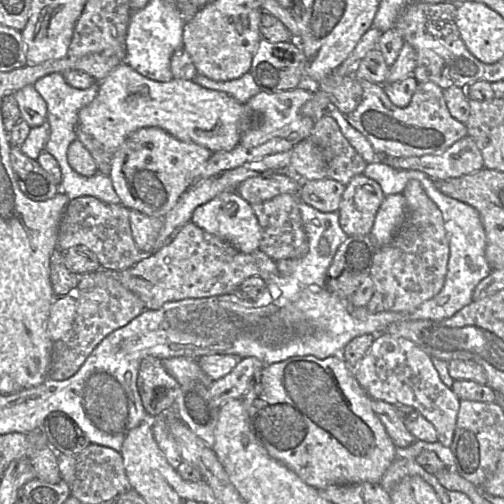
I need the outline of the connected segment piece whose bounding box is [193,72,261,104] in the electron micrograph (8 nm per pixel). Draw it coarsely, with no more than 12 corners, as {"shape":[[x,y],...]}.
{"shape":[[250,72],[228,81],[197,74],[193,81],[241,104],[261,91]]}

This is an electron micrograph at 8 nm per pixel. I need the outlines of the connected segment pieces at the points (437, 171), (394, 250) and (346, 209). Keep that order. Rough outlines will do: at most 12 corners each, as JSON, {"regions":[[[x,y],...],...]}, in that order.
{"regions":[[[468,136],[439,155],[379,159],[433,180],[483,169]],[[420,182],[405,222],[375,250],[385,311],[409,313],[441,291],[449,243]],[[363,174],[345,186],[338,215],[347,236],[369,235],[384,199]]]}

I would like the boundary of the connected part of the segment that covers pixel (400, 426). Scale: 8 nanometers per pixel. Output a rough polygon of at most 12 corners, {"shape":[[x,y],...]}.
{"shape":[[372,399],[371,407],[396,447],[416,441],[396,406]]}

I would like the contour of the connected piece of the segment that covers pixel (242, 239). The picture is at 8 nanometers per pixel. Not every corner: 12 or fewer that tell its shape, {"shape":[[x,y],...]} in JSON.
{"shape":[[225,191],[194,210],[190,222],[242,253],[259,250],[252,205]]}

